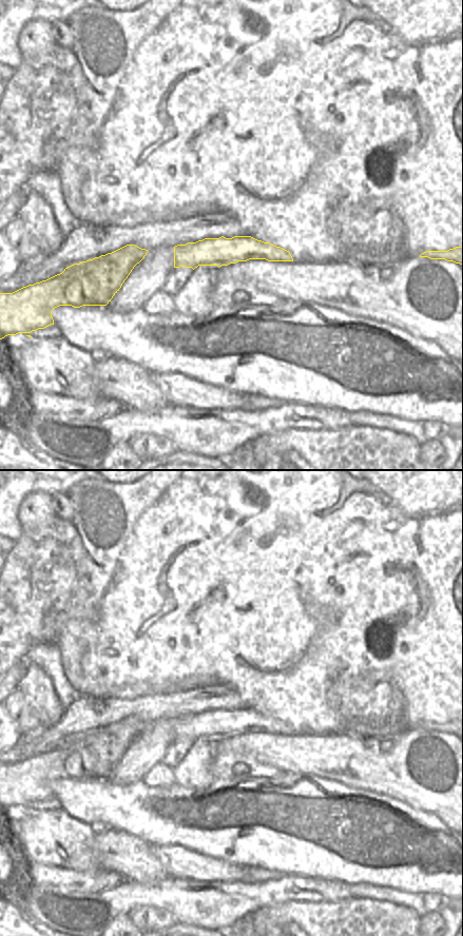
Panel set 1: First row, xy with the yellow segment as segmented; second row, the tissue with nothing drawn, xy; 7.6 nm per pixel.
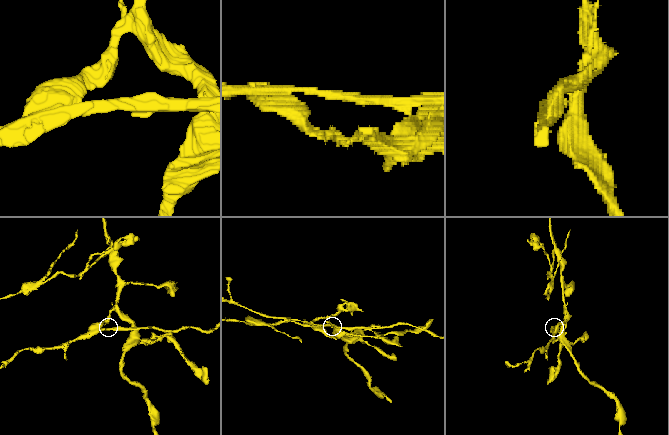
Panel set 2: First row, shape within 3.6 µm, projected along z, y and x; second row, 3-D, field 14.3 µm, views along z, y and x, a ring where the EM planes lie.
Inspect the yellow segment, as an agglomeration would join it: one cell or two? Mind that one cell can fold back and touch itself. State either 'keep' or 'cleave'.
cleave

